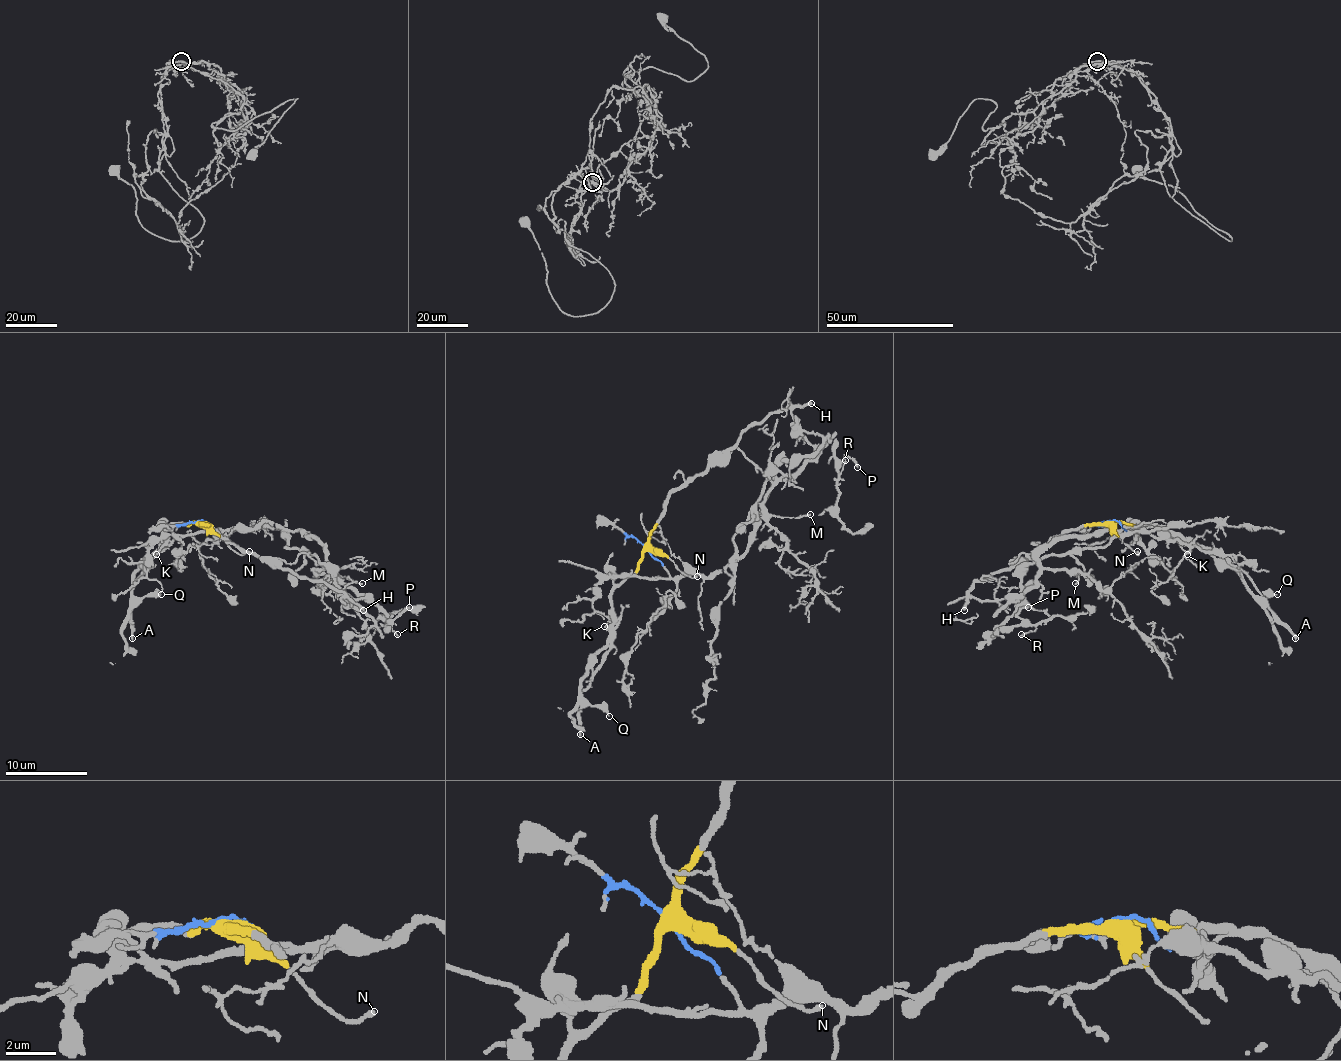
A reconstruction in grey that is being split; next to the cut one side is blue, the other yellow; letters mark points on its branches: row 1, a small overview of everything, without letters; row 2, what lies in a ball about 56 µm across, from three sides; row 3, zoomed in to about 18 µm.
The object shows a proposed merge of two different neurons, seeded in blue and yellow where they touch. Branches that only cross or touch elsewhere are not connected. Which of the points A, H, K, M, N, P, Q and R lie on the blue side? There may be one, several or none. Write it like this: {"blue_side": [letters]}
{"blue_side": ["M", "P", "R"]}

